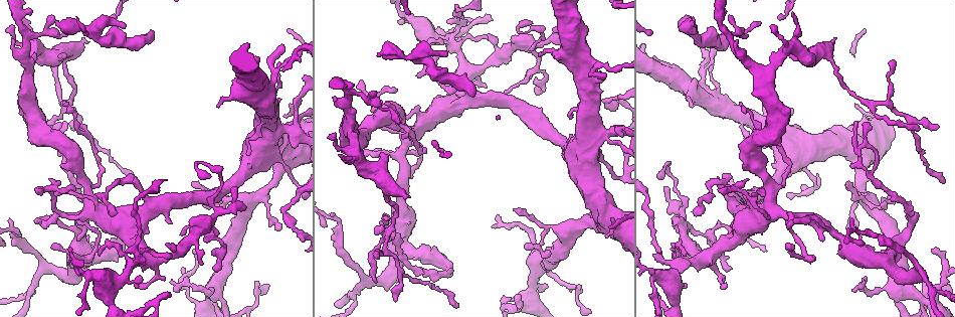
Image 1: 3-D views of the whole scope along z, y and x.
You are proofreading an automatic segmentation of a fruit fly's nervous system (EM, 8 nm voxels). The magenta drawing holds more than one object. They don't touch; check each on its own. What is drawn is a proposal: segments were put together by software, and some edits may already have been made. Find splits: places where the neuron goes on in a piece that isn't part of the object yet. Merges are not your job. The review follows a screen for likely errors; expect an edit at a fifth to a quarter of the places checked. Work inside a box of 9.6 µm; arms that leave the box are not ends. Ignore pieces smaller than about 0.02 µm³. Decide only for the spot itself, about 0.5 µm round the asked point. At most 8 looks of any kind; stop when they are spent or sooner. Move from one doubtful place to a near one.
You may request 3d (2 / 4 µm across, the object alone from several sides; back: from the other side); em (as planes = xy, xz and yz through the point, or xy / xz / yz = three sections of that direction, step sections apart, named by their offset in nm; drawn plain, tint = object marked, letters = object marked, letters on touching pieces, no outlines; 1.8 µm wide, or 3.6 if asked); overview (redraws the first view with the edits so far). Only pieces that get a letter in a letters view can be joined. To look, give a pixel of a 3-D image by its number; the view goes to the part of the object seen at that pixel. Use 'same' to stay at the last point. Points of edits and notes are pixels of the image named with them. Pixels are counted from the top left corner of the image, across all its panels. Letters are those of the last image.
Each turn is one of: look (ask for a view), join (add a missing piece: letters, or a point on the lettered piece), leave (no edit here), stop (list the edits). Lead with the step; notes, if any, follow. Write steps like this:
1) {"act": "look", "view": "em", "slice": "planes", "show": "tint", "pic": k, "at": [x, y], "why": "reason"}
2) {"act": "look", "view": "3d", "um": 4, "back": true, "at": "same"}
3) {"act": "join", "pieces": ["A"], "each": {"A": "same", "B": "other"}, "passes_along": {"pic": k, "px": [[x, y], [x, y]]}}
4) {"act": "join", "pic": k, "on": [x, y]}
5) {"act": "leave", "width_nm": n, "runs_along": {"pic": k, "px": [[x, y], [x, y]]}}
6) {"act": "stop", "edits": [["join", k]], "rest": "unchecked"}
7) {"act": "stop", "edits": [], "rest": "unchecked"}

{"act": "look", "view": "3d", "um": 4, "pic": 1, "at": [288, 157], "why": "thick turns thin"}

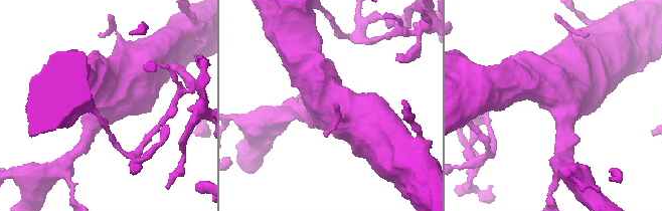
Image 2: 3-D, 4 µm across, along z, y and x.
{"act": "look", "view": "em", "slice": "xz", "step": 4, "show": "tint", "pic": 2, "at": [568, 103], "why": "need the tissue"}

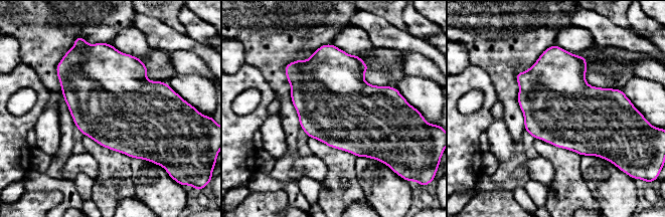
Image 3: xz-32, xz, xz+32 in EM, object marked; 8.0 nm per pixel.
{"act": "look", "view": "em", "slice": "xy", "step": 4, "show": "letters", "at": "same"}

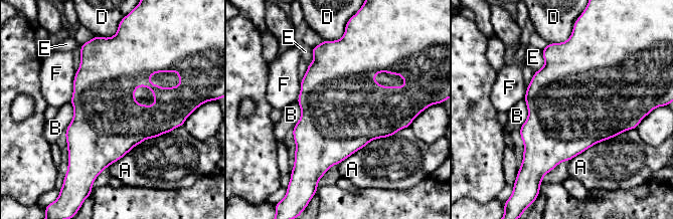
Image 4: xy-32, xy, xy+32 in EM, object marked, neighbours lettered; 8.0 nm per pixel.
{"act": "leave", "width_nm": 550, "each": {"A": "other", "B": "other", "D": "other", "E": "other", "F": "other"}, "border": {"pic": 4, "px": [[541, 50], [544, 64], [534, 72]]}, "found": "none of them fits"}

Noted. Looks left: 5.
{"act": "look", "view": "em", "slice": "planes", "show": "tint", "pic": 1, "at": [618, 98], "why": "thin neck"}

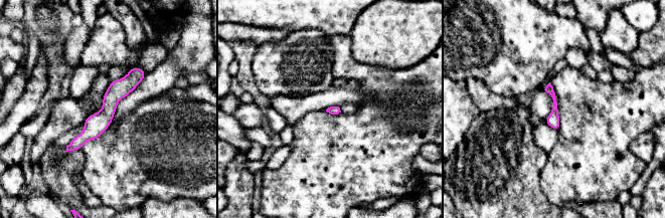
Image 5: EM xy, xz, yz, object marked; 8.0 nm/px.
{"act": "look", "view": "em", "slice": "planes", "show": "letters", "at": "same", "why": "see the neighbours"}

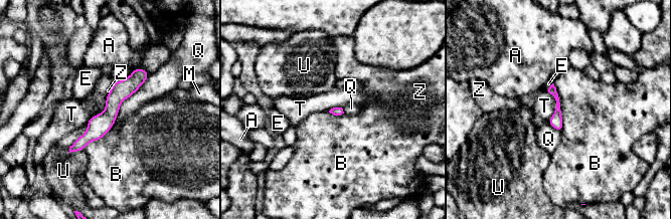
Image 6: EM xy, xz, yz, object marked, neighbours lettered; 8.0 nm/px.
{"act": "leave", "longest_contact_nm": ["Q", 650], "each": {"A": "other", "B": "other", "E": "other", "M": "other", "Q": "other", "T": "other", "U": "other", "Z": "other"}, "border": {"pic": 6, "px": [[110, 89], [105, 102]]}, "found": "no lettered piece goes on from it"}

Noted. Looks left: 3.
{"act": "look", "view": "em", "slice": "planes", "show": "letters", "pic": 1, "at": [124, 28], "why": "free end"}

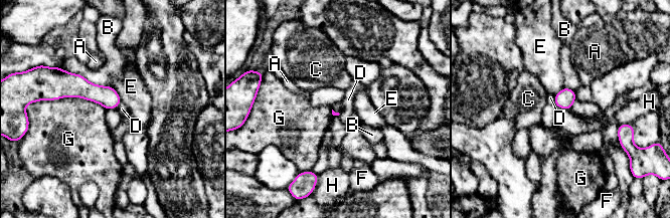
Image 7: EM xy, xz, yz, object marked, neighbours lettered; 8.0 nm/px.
{"act": "leave", "each": {"A": "other", "B": "other", "C": "other", "D": "other", "E": "other", "F": "other", "G": "other", "H": "other"}, "found": "no lettered piece goes on from it"}

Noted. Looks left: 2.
{"act": "stop", "edits": [], "rest": "unchecked"}

